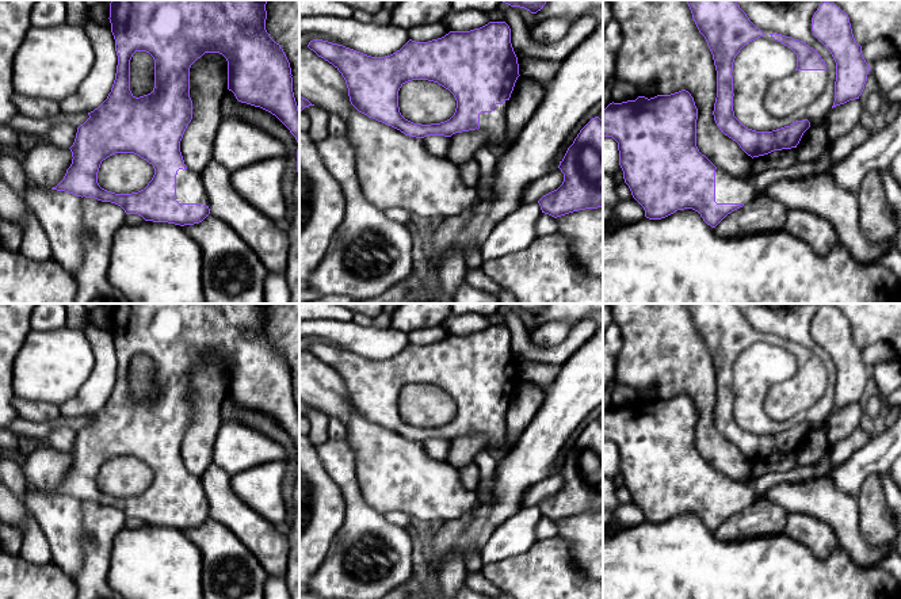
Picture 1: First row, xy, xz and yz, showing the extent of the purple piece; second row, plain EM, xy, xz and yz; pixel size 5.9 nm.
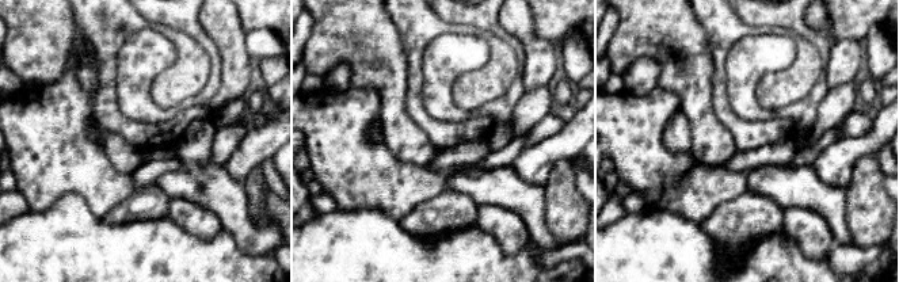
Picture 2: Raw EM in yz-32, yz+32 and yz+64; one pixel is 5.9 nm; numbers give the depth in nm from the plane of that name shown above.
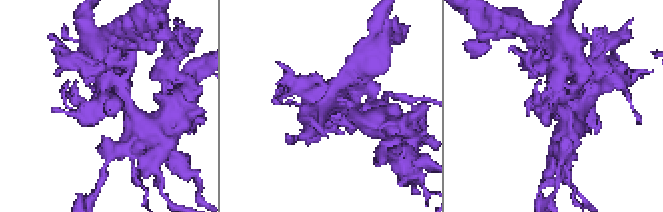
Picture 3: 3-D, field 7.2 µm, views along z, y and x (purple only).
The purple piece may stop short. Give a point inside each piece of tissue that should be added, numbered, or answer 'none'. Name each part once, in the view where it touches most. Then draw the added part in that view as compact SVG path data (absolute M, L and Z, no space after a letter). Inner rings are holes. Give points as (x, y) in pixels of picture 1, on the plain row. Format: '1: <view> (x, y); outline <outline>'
1: xy (190, 492); outline M187 472L176 478L176 504L179 507L203 507L209 510L209 499L201 477Z
2: yz (785, 400); outline M795 374L768 390L764 409L776 421L789 420L816 405L826 386L828 374Z

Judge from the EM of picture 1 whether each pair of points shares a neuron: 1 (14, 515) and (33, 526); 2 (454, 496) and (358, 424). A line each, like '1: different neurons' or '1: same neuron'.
1: same neuron
2: same neuron

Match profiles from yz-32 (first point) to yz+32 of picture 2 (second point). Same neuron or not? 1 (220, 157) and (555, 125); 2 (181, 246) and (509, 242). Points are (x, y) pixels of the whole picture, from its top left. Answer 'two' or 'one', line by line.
1: one
2: two

